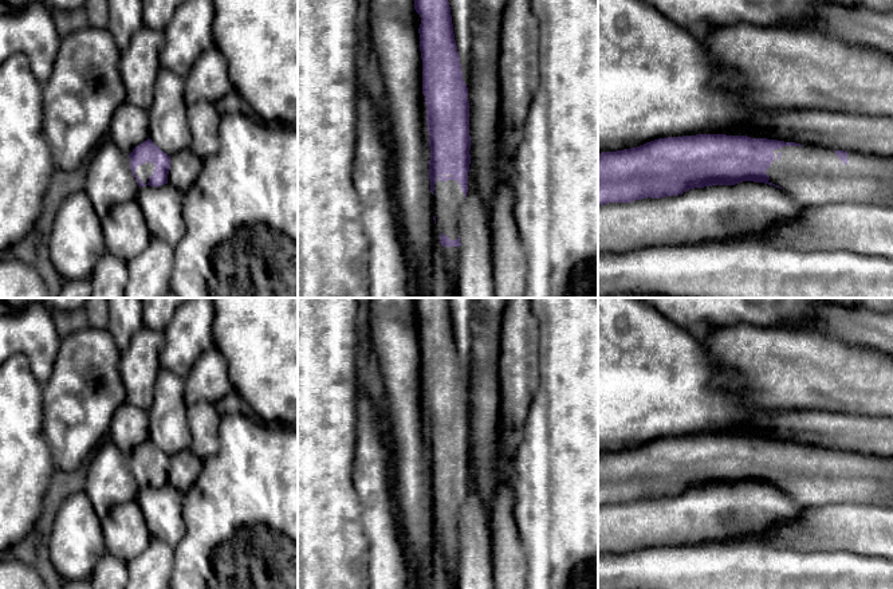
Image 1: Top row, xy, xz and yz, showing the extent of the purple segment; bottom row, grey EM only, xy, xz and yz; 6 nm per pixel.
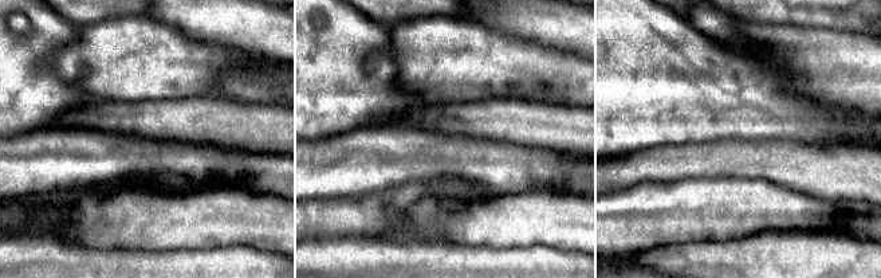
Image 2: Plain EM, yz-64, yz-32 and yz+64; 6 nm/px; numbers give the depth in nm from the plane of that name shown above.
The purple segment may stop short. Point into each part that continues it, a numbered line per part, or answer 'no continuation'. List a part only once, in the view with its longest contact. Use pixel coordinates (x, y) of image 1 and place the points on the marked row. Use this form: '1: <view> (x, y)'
1: yz (811, 176)

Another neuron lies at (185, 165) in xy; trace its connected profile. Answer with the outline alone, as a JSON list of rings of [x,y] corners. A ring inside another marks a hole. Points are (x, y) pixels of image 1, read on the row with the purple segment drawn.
[[[190,149],[170,156],[168,182],[185,193],[196,181],[202,169],[202,160]]]

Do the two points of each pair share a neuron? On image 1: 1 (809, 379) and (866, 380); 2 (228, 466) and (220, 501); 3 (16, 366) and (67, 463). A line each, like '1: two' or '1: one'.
1: one
2: one
3: two

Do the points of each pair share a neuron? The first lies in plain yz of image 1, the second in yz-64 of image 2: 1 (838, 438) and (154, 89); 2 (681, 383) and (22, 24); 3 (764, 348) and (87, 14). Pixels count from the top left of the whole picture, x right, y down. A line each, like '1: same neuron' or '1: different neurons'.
1: different neurons
2: different neurons
3: different neurons

